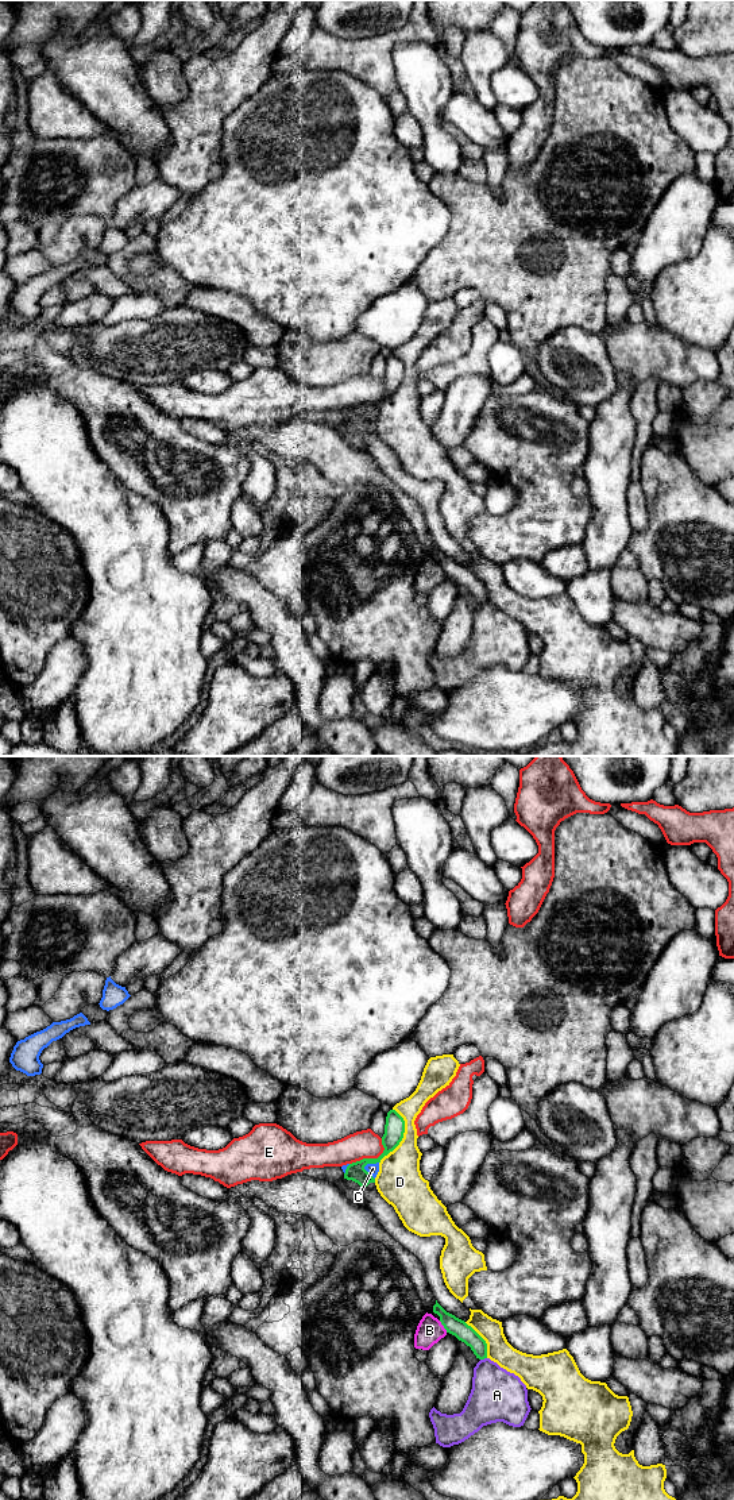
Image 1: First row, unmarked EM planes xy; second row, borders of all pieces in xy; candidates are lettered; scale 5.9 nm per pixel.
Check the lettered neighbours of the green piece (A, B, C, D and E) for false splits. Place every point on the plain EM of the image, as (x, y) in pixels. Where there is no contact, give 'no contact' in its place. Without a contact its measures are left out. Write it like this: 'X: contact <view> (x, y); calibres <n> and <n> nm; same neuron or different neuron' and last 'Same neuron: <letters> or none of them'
A: contact xy (483, 602); calibres 110 and 320 nm; different neuron
B: contact xy (443, 569); calibres 110 and 160 nm; different neuron
C: contact xy (364, 409); calibres 110 and 60 nm; different neuron
D: contact xy (402, 381); calibres 120 and 260 nm; different neuron
E: contact xy (373, 403); calibres 120 and 170 nm; different neuron
Same neuron: none of them

